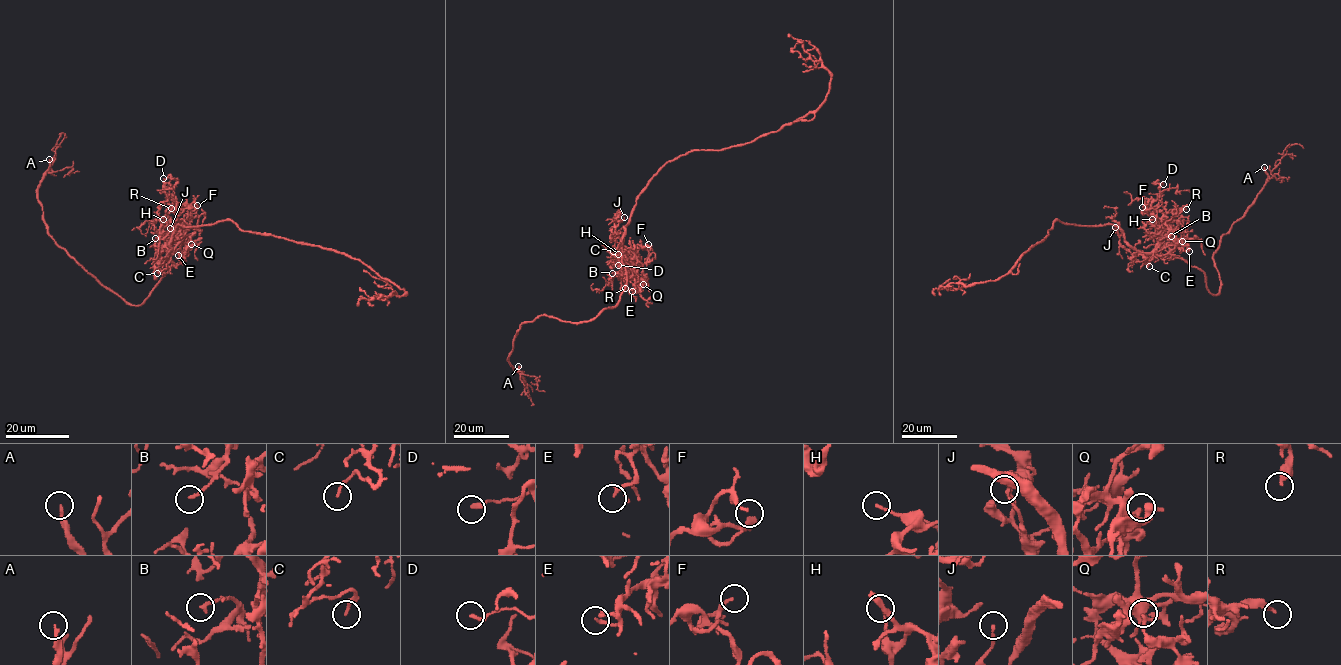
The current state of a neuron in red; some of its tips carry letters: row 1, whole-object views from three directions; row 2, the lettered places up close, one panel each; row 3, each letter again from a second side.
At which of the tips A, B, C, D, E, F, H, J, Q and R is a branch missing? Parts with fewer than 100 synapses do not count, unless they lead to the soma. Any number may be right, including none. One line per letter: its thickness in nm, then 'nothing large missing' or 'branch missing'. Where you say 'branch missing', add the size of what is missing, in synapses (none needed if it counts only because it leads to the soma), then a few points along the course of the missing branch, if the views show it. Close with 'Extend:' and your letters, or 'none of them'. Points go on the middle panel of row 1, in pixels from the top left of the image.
A: 220 nm | branch missing | (518, 366), (533, 367), (546, 353), (543, 349), (554, 326), (552, 314), (556, 313)
B: 170 nm | nothing large missing
C: 180 nm | nothing large missing
D: 190 nm | nothing large missing
E: 190 nm | nothing large missing
F: 150 nm | nothing large missing
H: 150 nm | nothing large missing
J: 140 nm | nothing large missing
Q: 200 nm | nothing large missing
R: 240 nm | nothing large missing
Extend: A

